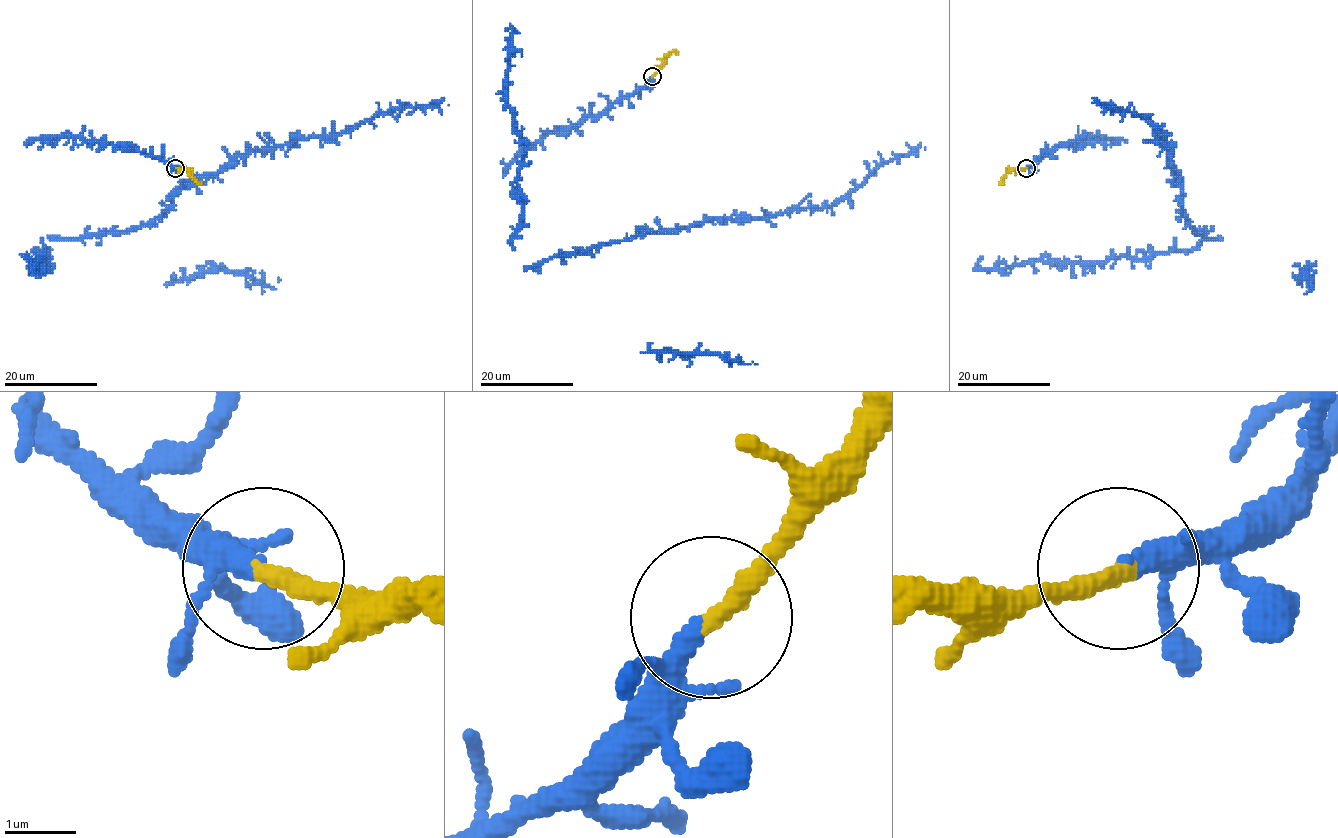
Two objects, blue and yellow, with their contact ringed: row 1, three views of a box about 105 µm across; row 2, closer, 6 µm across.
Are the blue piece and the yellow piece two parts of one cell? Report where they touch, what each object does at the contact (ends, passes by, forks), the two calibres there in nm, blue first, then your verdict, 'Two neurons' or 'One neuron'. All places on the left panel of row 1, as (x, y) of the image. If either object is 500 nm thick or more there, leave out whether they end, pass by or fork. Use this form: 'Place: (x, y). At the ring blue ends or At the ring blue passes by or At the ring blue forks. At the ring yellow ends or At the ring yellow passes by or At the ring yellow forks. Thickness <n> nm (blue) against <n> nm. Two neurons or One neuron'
Place: (175, 168). At the ring blue passes by. At the ring yellow ends. Thickness 240 nm (blue) against 300 nm. One neuron

